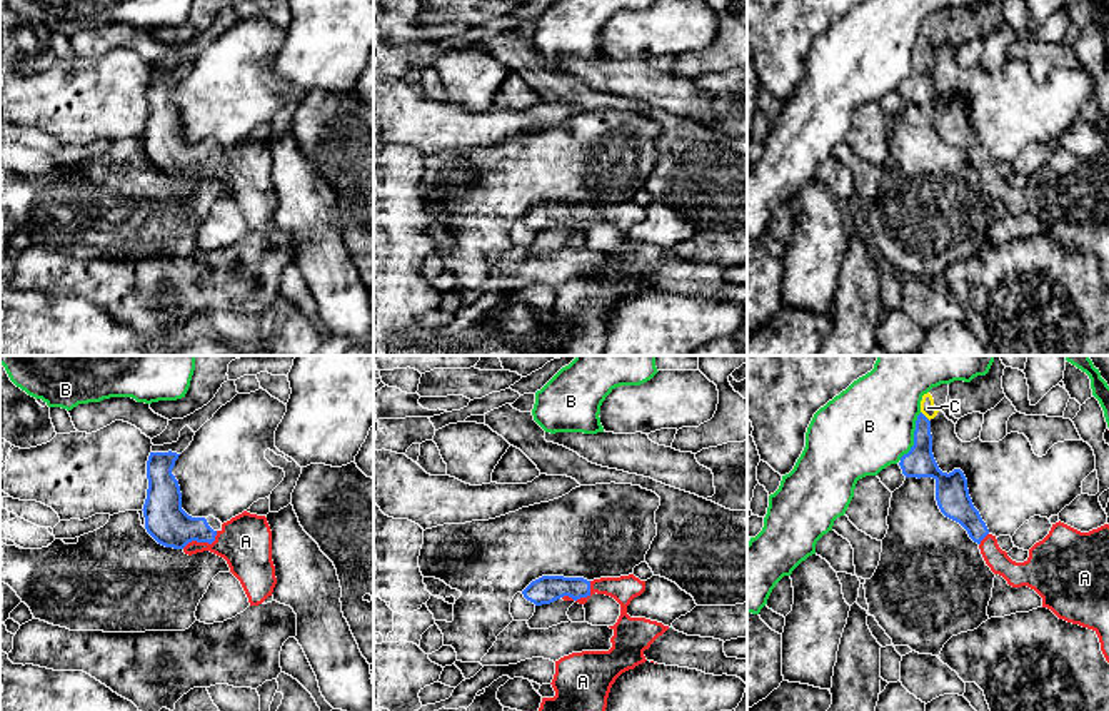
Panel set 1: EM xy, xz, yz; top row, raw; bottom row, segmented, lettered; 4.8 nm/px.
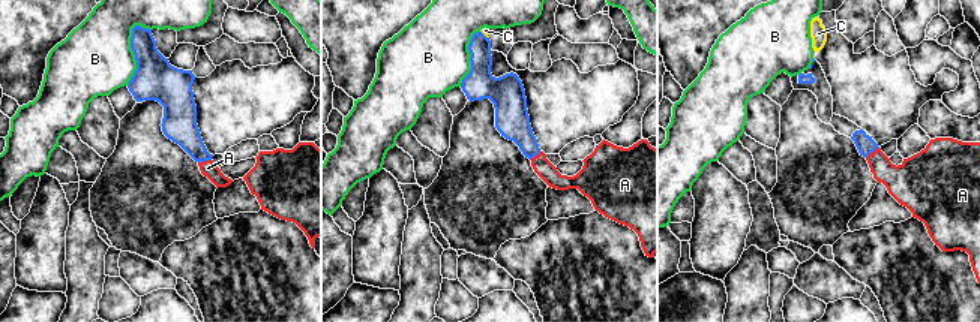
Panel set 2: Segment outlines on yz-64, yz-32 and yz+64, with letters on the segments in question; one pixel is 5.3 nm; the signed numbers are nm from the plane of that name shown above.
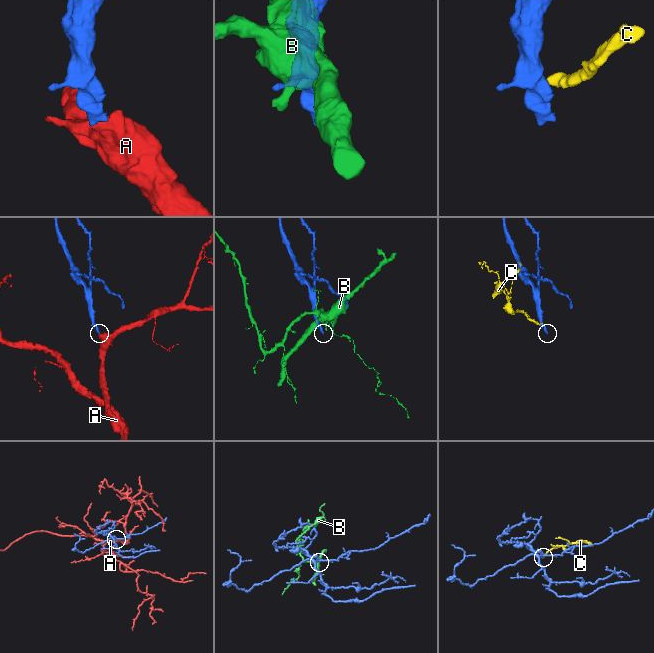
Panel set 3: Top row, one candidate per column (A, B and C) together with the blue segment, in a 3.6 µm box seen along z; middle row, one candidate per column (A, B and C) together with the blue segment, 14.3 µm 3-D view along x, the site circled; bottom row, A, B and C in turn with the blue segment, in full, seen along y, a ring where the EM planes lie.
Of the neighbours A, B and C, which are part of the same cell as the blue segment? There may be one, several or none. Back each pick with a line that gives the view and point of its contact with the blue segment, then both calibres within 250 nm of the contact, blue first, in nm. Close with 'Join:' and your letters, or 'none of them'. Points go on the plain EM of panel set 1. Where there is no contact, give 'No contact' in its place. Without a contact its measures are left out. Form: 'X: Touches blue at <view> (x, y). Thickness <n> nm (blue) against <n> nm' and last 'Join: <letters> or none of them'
A: Touches blue at xy (202, 167). Thickness 200 nm (blue) against 260 nm
C: Touches blue at yz (924, 42). Thickness 150 nm (blue) against 70 nm
Join: A, C

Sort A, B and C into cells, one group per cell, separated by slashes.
A C / B

